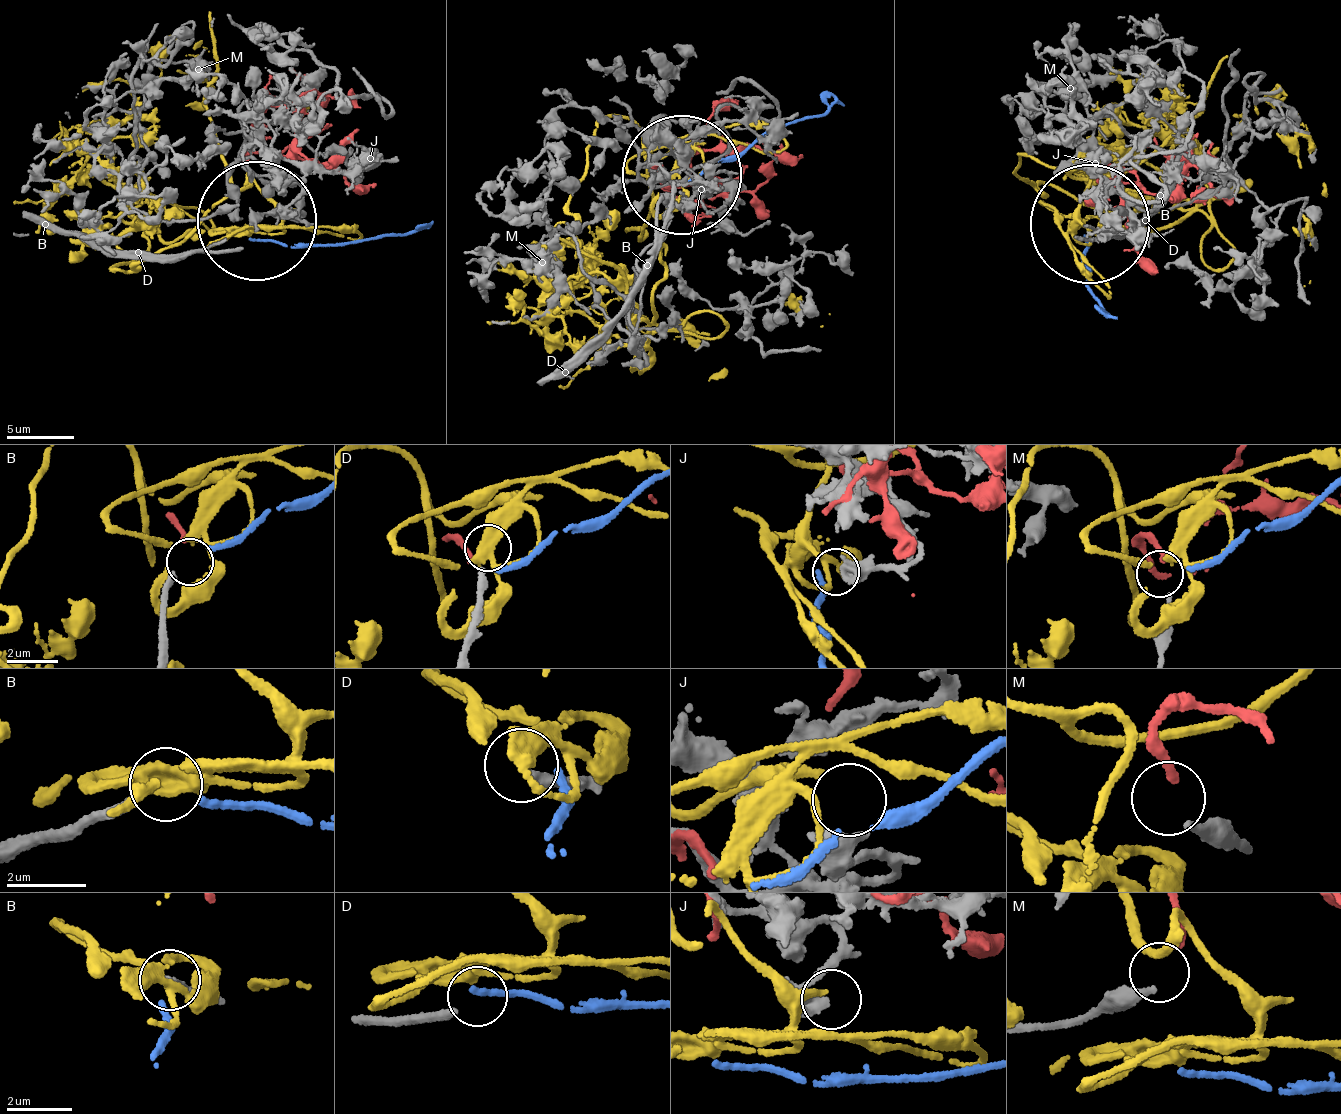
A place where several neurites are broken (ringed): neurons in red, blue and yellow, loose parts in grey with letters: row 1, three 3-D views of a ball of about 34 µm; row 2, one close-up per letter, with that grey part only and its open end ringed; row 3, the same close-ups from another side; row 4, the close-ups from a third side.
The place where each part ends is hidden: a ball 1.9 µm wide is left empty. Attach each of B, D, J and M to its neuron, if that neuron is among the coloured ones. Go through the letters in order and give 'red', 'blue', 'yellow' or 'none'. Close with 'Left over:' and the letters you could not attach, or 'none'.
B: blue
D: none
J: yellow
M: red
Left over: D

